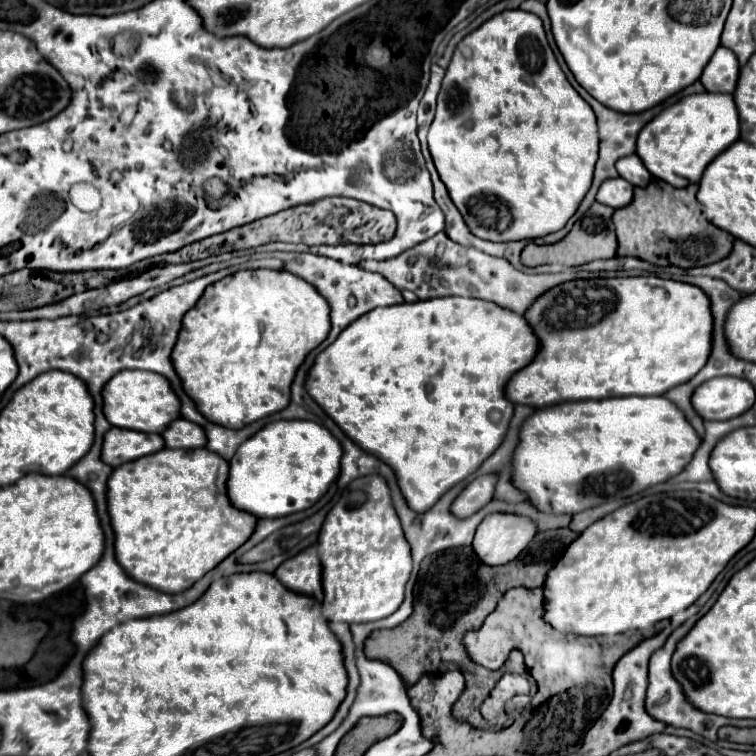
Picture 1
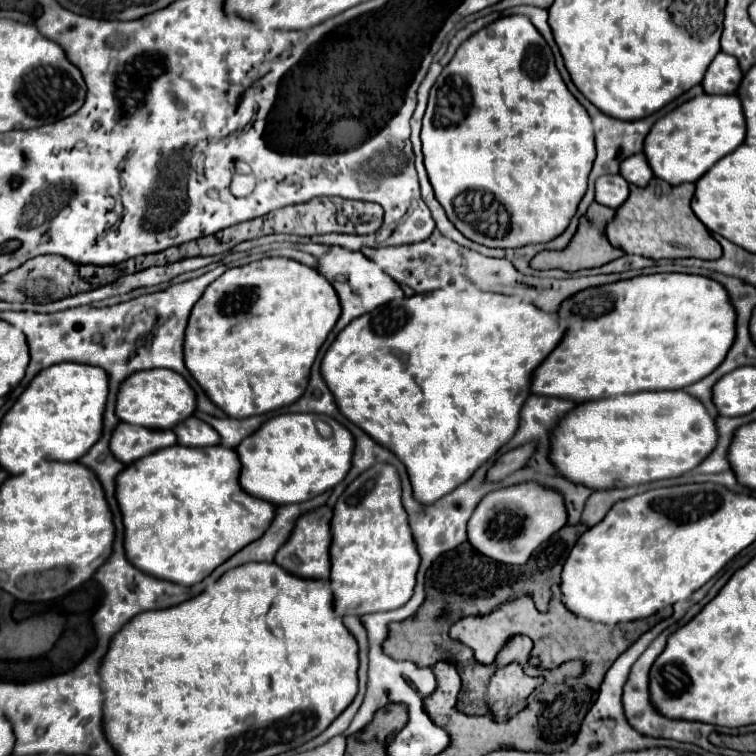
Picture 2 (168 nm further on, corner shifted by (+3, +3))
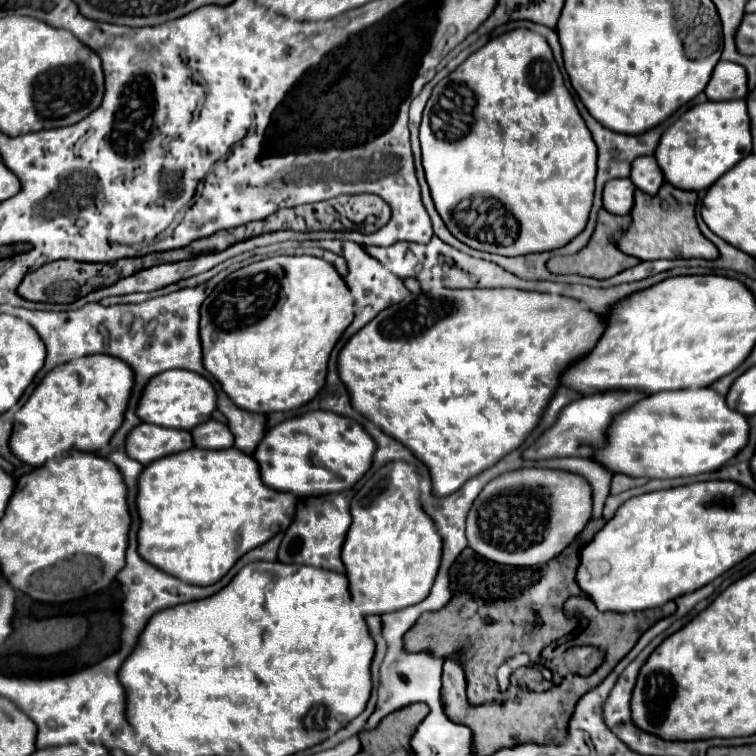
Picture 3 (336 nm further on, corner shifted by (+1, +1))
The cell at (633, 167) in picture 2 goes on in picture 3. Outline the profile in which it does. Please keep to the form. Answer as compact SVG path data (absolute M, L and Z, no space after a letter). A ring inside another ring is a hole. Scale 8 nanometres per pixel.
M639 156L637 160L633 160L629 178L639 190L647 194L655 194L663 184L663 172L653 156Z

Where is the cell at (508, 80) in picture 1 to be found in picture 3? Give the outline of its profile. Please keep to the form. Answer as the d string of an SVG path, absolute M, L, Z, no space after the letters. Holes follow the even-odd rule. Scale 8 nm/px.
M517 28L473 52L433 88L419 138L435 208L449 232L471 248L503 256L545 252L565 246L585 228L595 190L597 146L541 34Z

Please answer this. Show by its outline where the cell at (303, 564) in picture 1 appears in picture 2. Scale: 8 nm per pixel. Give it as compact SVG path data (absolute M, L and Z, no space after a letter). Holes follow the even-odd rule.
M327 504L301 514L293 526L291 538L279 548L275 562L287 572L301 578L329 578L331 562L329 562L329 546L331 546L331 518L333 508Z

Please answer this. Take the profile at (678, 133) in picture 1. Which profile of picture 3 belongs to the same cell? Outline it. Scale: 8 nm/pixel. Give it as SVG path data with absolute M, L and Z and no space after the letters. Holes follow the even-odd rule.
M745 100L703 102L689 108L661 136L655 160L669 184L681 190L707 190L719 176L751 154L751 132Z

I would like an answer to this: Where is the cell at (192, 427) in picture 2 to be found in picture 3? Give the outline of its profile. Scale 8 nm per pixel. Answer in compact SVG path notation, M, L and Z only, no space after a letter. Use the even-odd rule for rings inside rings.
M207 420L207 422L199 424L197 428L191 430L191 434L193 434L193 444L197 448L219 450L219 448L233 446L233 434L231 434L229 426L217 422L217 420Z

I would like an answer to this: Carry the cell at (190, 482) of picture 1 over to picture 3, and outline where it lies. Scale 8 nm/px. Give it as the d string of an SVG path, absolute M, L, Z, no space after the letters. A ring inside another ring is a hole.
M189 448L155 460L143 468L137 486L137 512L141 520L137 532L137 552L145 558L145 562L181 578L187 584L209 586L223 578L245 552L265 544L277 532L283 532L293 520L295 502L297 496L275 492L261 484L259 466L249 454L243 454L237 448Z

